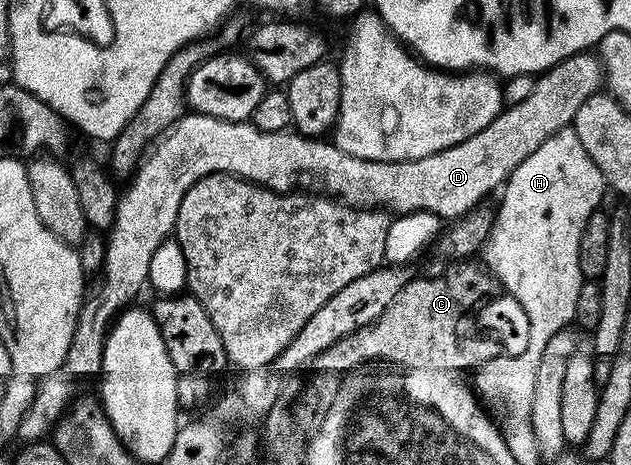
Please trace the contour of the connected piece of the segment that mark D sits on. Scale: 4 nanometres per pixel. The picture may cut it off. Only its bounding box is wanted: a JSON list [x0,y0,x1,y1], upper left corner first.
[16,52,604,444]

